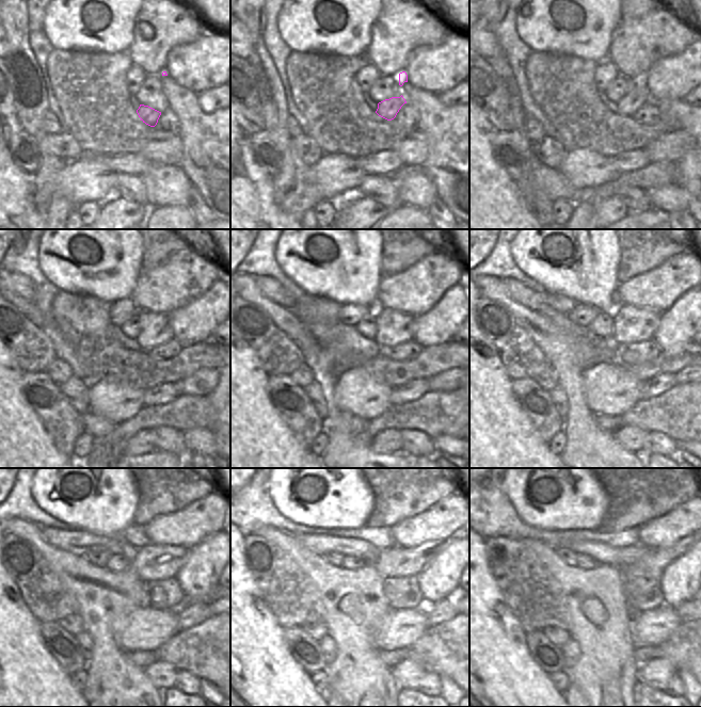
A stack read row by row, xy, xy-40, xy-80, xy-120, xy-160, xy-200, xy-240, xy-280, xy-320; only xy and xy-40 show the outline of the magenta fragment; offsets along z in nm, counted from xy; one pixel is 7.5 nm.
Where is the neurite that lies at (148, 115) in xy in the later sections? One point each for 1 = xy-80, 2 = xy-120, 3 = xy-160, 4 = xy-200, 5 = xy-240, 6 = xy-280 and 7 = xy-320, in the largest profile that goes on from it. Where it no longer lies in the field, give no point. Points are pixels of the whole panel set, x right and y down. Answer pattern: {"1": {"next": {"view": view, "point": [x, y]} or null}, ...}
{"1": {"next": {"view": "xy-80", "point": [638, 95]}}, "2": {"next": {"view": "xy-120", "point": [156, 330]}}, "3": {"next": {"view": "xy-160", "point": [394, 327]}}, "4": {"next": {"view": "xy-200", "point": [632, 323]}}, "5": {"next": {"view": "xy-240", "point": [153, 562]}}, "6": {"next": {"view": "xy-280", "point": [396, 561]}}, "7": {"next": {"view": "xy-320", "point": [657, 560]}}}

